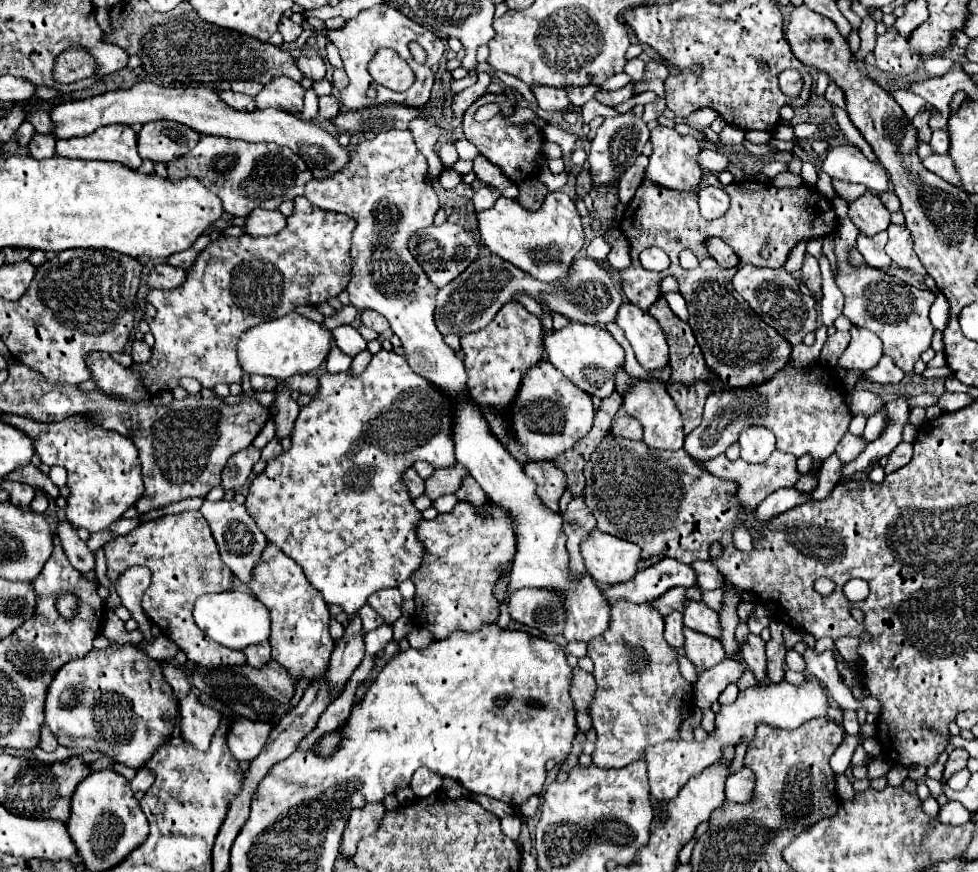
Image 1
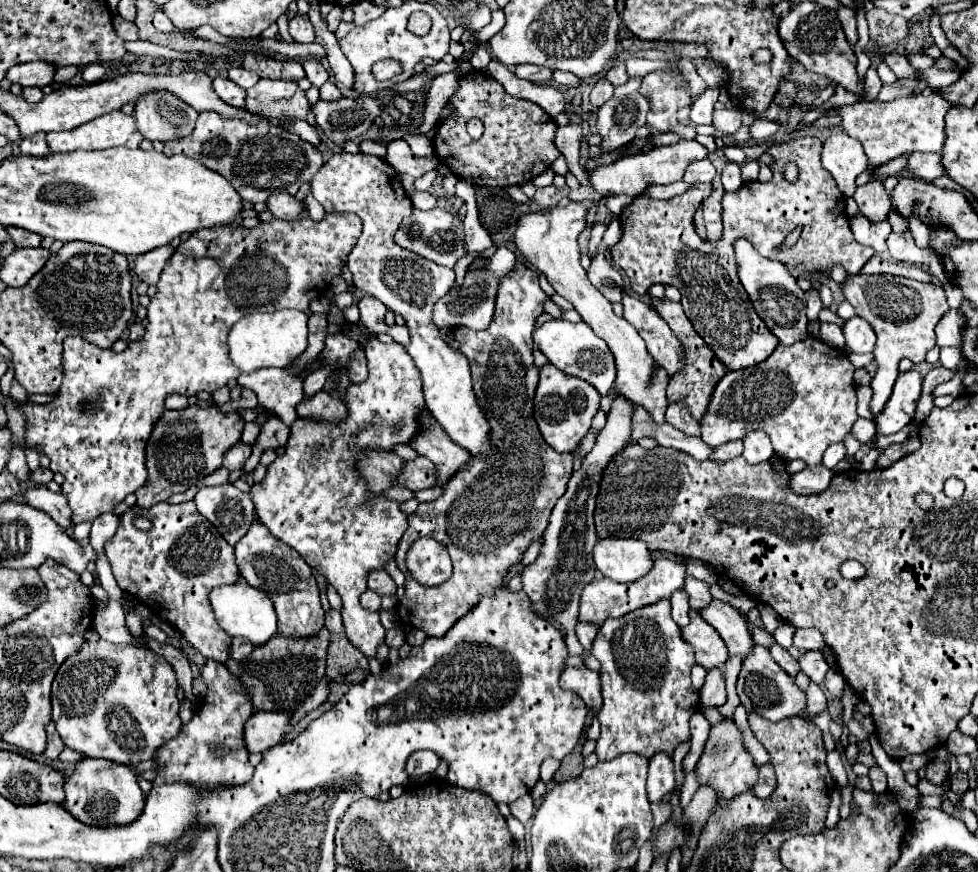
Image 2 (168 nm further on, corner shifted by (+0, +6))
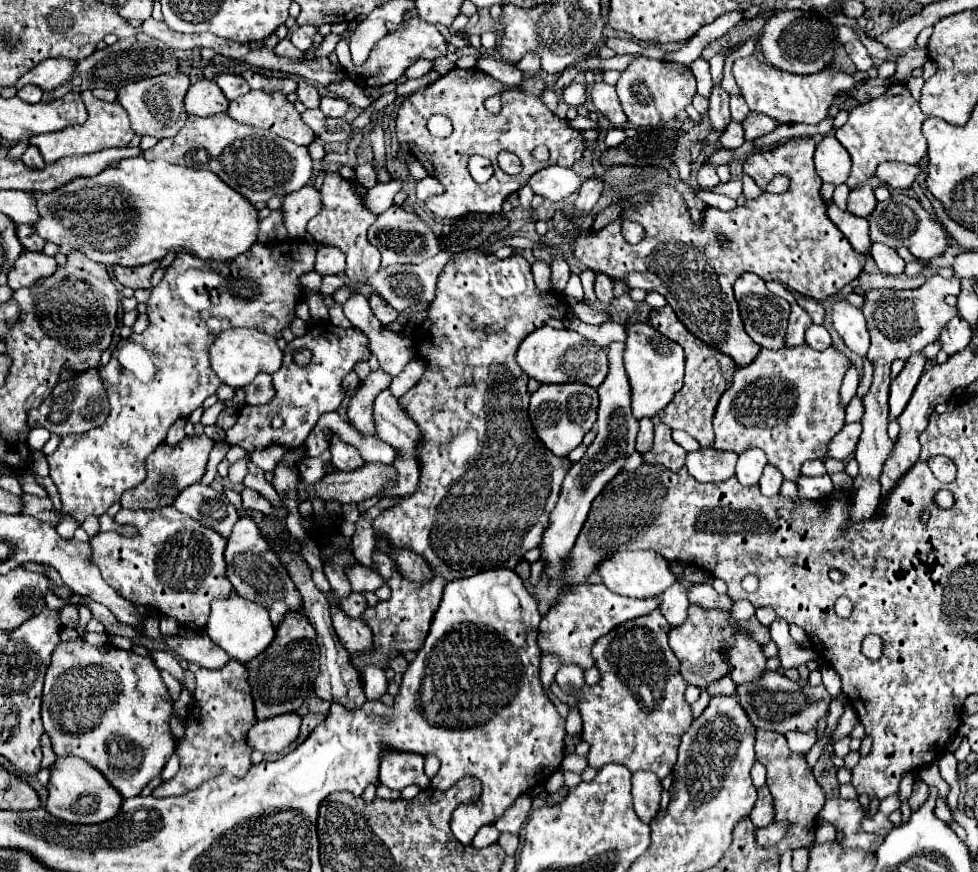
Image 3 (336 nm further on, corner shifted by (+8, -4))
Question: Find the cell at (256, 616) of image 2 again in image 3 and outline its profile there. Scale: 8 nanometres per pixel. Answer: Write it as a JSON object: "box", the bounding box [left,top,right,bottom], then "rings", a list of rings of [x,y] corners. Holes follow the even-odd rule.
{"box":[204,596,276,662],"rings":[[[230,596],[224,600],[212,602],[212,612],[204,626],[204,632],[210,636],[214,644],[218,644],[234,660],[248,662],[268,648],[268,644],[274,640],[276,628],[272,626],[268,618],[268,610],[264,610],[264,606],[240,596]]]}

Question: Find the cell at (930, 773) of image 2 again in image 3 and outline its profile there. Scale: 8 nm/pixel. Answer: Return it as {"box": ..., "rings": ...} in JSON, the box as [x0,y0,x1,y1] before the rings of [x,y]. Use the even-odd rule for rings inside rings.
{"box":[908,780,930,810],"rings":[[[916,780],[916,782],[914,782],[912,796],[908,798],[908,802],[910,802],[910,808],[912,808],[912,810],[916,810],[916,806],[920,806],[922,802],[926,802],[926,800],[928,800],[928,796],[930,796],[930,788],[928,788],[924,782]]]}

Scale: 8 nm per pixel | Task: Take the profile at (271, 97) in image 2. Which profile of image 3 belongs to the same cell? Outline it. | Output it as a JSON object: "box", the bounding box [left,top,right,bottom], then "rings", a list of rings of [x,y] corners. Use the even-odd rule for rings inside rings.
{"box":[226,90,316,144],"rings":[[[250,90],[248,94],[244,94],[242,98],[236,98],[230,102],[228,106],[228,112],[226,112],[230,118],[234,118],[236,122],[242,122],[242,124],[250,124],[250,126],[256,126],[256,128],[264,128],[264,130],[272,130],[274,134],[286,138],[286,140],[292,140],[296,144],[310,144],[316,136],[312,134],[312,130],[302,122],[300,118],[300,112],[294,108],[292,102],[286,100],[284,94],[270,94],[270,92],[260,92],[260,90]]]}

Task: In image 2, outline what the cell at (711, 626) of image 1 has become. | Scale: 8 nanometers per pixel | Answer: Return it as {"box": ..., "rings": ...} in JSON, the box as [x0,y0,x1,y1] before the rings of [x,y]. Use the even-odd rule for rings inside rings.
{"box":[700,600,754,660],"rings":[[[714,600],[710,606],[700,610],[700,616],[718,630],[718,634],[728,646],[730,656],[738,656],[744,660],[748,652],[752,652],[754,640],[748,630],[748,624],[740,616],[740,612],[734,610],[730,604],[722,600]]]}

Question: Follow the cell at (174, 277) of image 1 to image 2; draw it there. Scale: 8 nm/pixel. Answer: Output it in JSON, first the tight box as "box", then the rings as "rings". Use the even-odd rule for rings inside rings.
{"box":[134,244,174,284],"rings":[[[168,244],[164,248],[156,248],[152,252],[146,252],[144,256],[136,256],[136,260],[134,260],[136,276],[146,284],[158,284],[160,272],[166,266],[166,262],[170,260],[172,252],[174,252],[174,248]]]}

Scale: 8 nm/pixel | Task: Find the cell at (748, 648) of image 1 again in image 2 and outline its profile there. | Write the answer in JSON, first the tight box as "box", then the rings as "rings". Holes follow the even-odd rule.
{"box":[736,646,806,722],"rings":[[[754,646],[752,654],[742,662],[742,670],[738,674],[738,684],[736,684],[738,696],[742,706],[748,712],[756,712],[760,716],[766,716],[772,722],[784,720],[788,716],[798,716],[806,710],[806,700],[804,700],[804,690],[800,690],[794,682],[792,676],[788,676],[770,656],[768,648],[764,646]]]}

